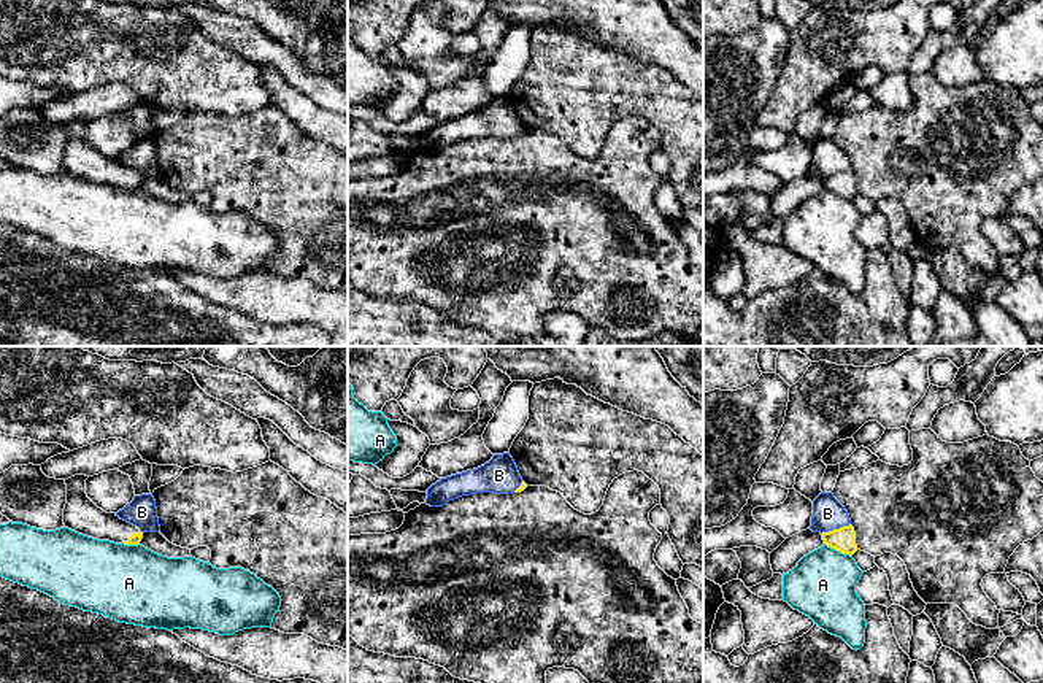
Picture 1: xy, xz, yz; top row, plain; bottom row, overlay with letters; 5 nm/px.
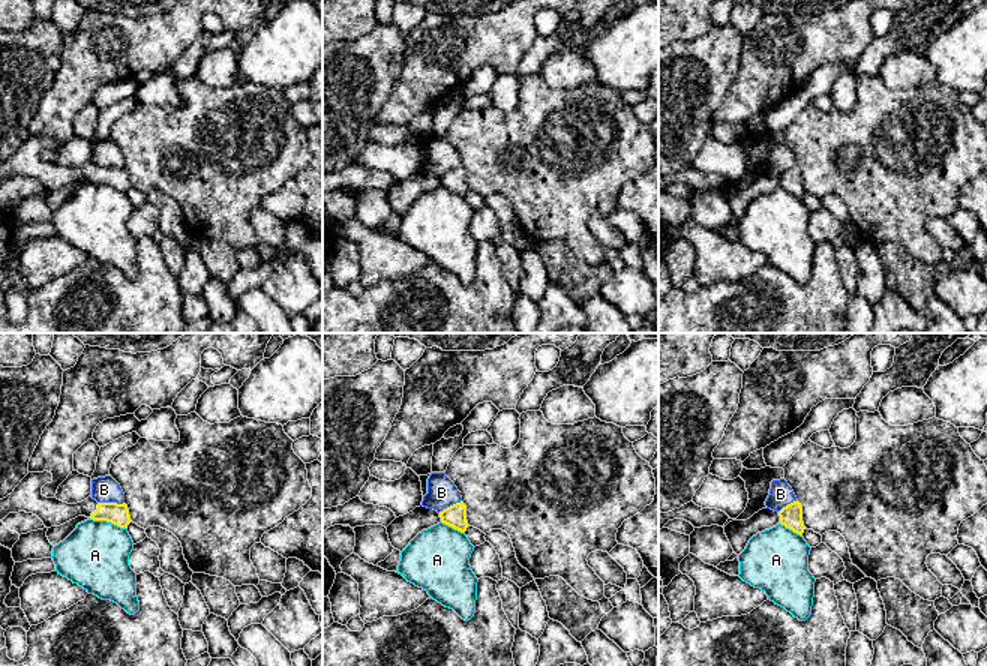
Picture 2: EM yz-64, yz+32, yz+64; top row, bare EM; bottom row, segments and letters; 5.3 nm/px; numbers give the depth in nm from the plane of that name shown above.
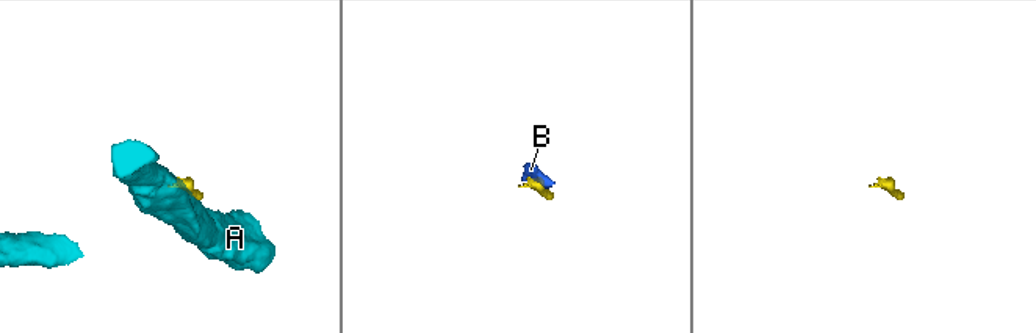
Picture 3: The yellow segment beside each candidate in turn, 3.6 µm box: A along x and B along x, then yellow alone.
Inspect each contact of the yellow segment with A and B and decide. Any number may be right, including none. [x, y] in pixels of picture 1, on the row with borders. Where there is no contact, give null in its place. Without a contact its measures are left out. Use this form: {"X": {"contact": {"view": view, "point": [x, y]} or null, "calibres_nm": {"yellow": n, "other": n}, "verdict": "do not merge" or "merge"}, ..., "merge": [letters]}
{"A": {"contact": {"view": "yz", "point": [839, 550]}, "calibres_nm": {"yellow": 120, "other": 340}, "verdict": "do not merge"}, "B": {"contact": {"view": "yz", "point": [835, 529]}, "calibres_nm": {"yellow": 120, "other": 160}, "verdict": "do not merge"}, "merge": []}

